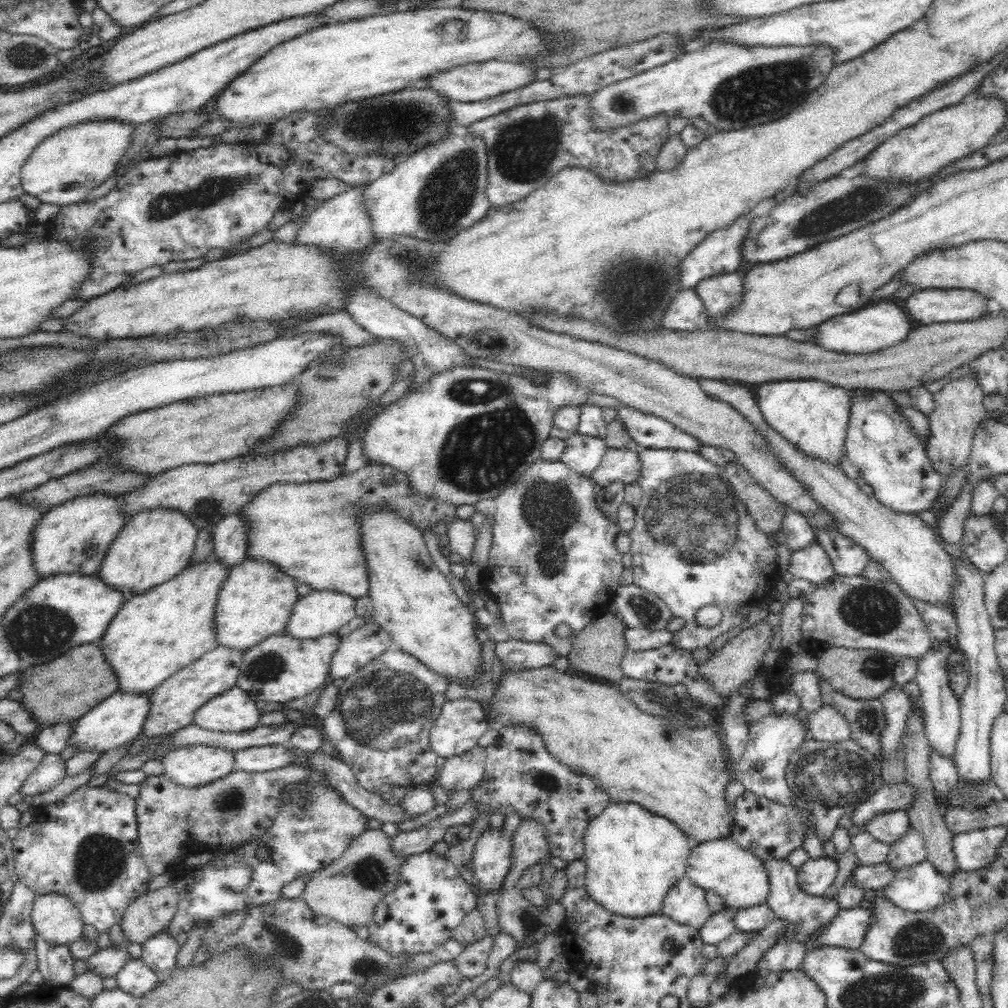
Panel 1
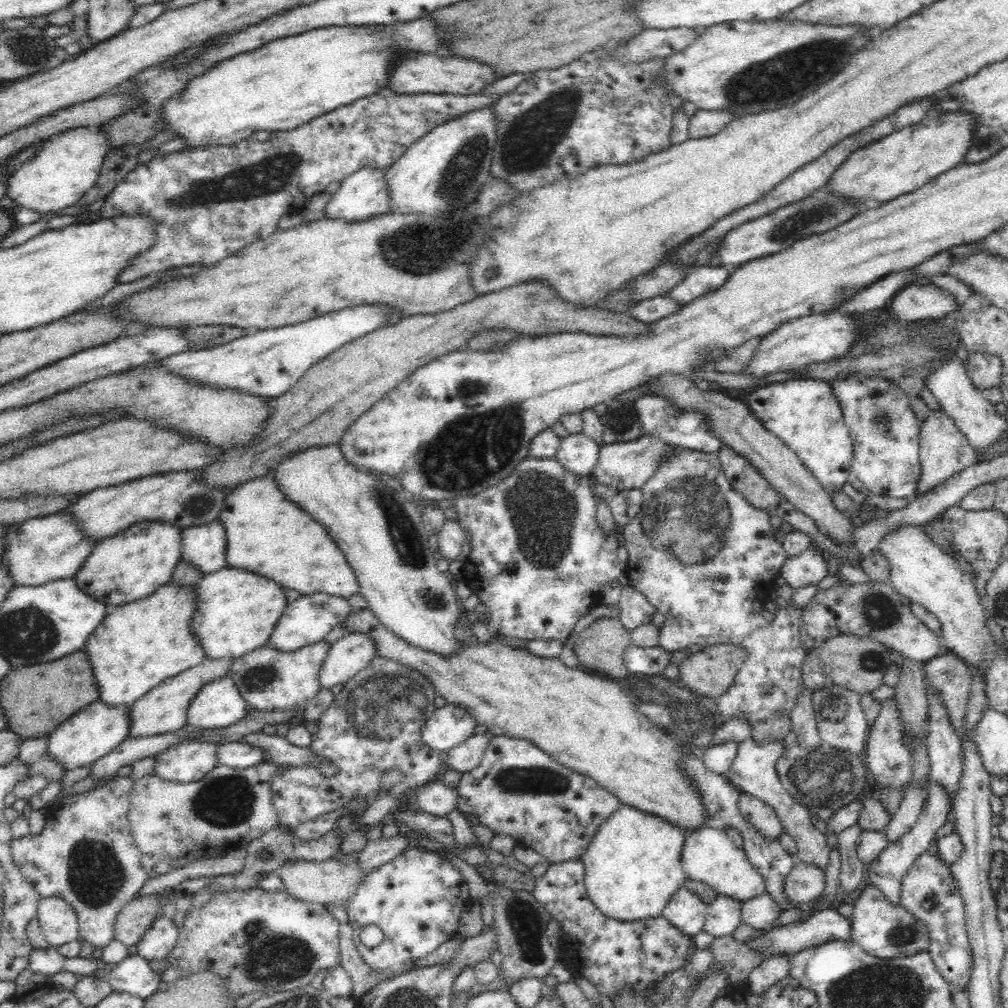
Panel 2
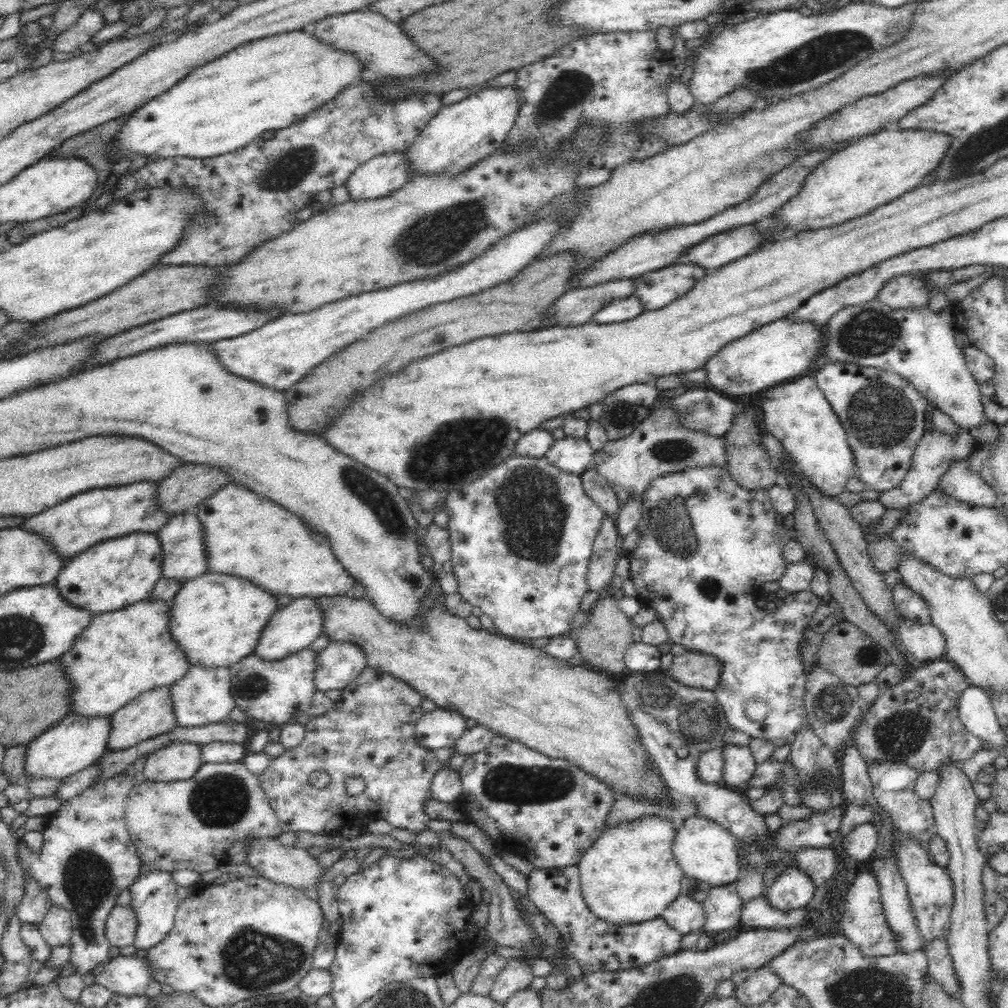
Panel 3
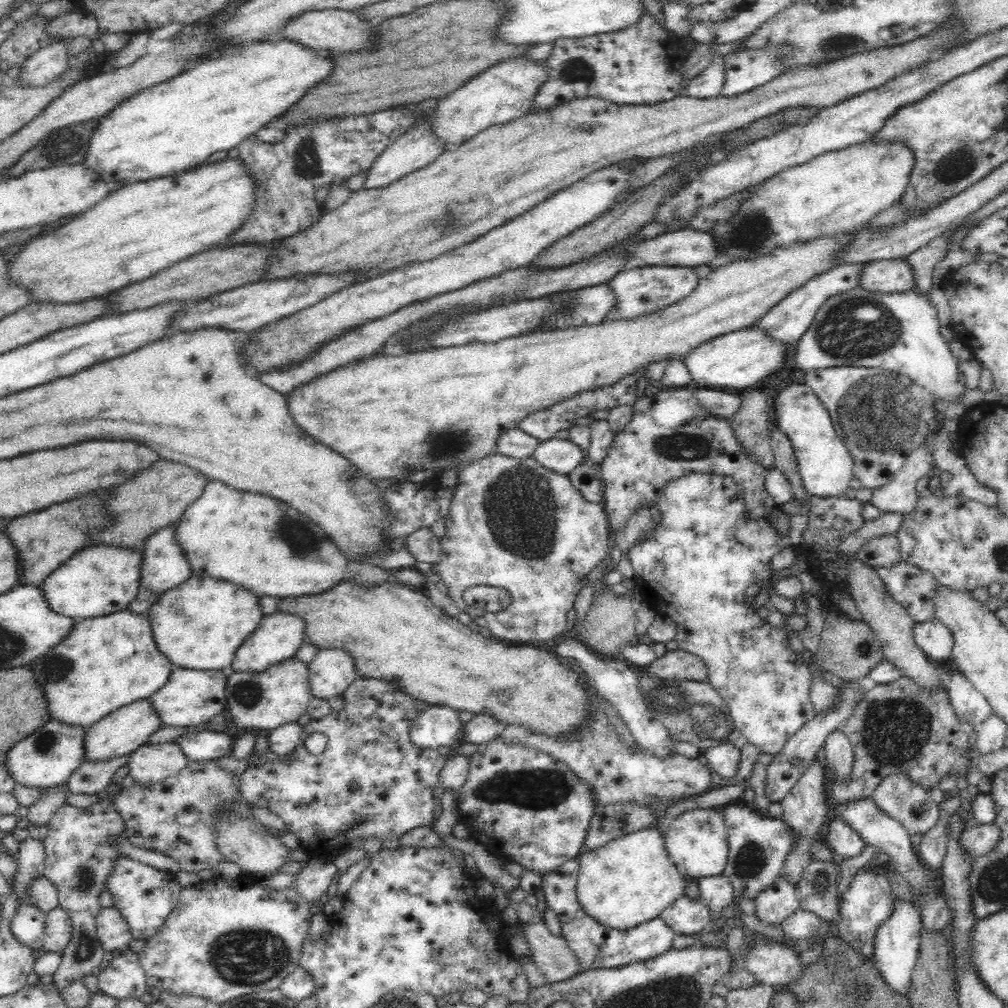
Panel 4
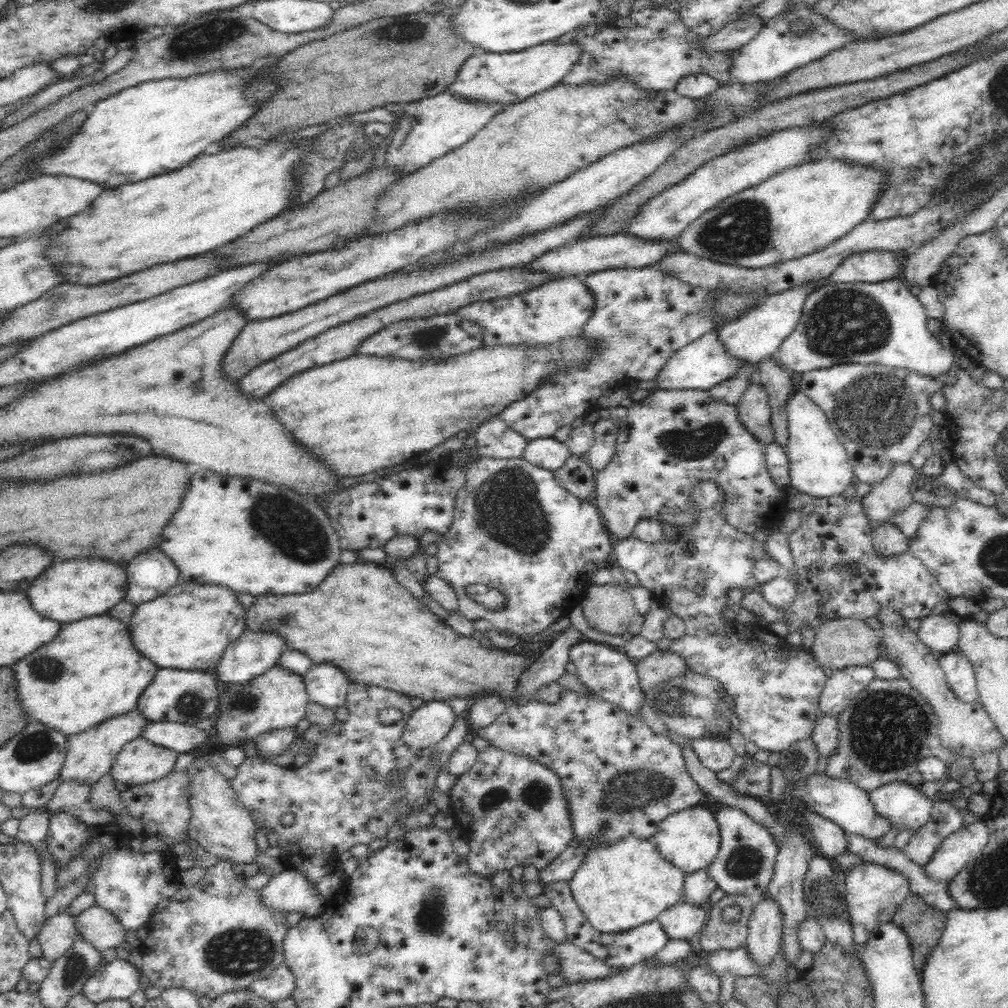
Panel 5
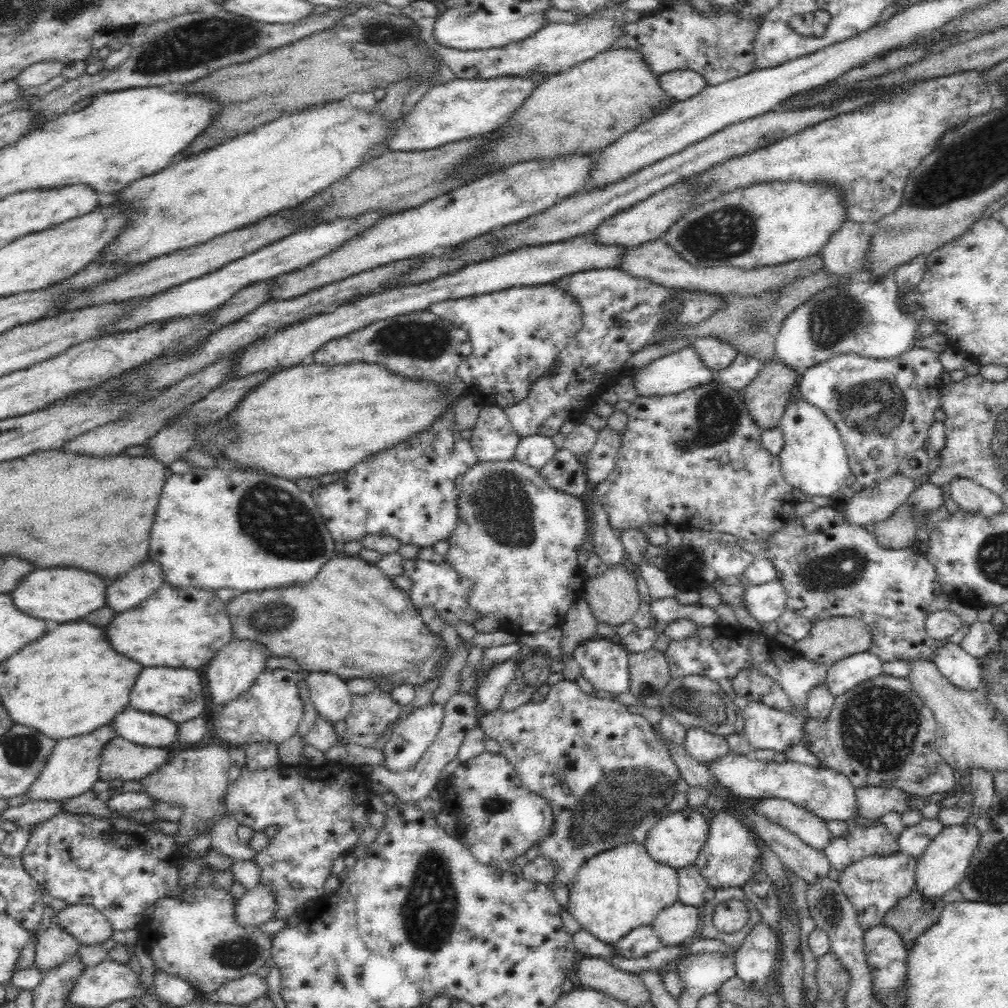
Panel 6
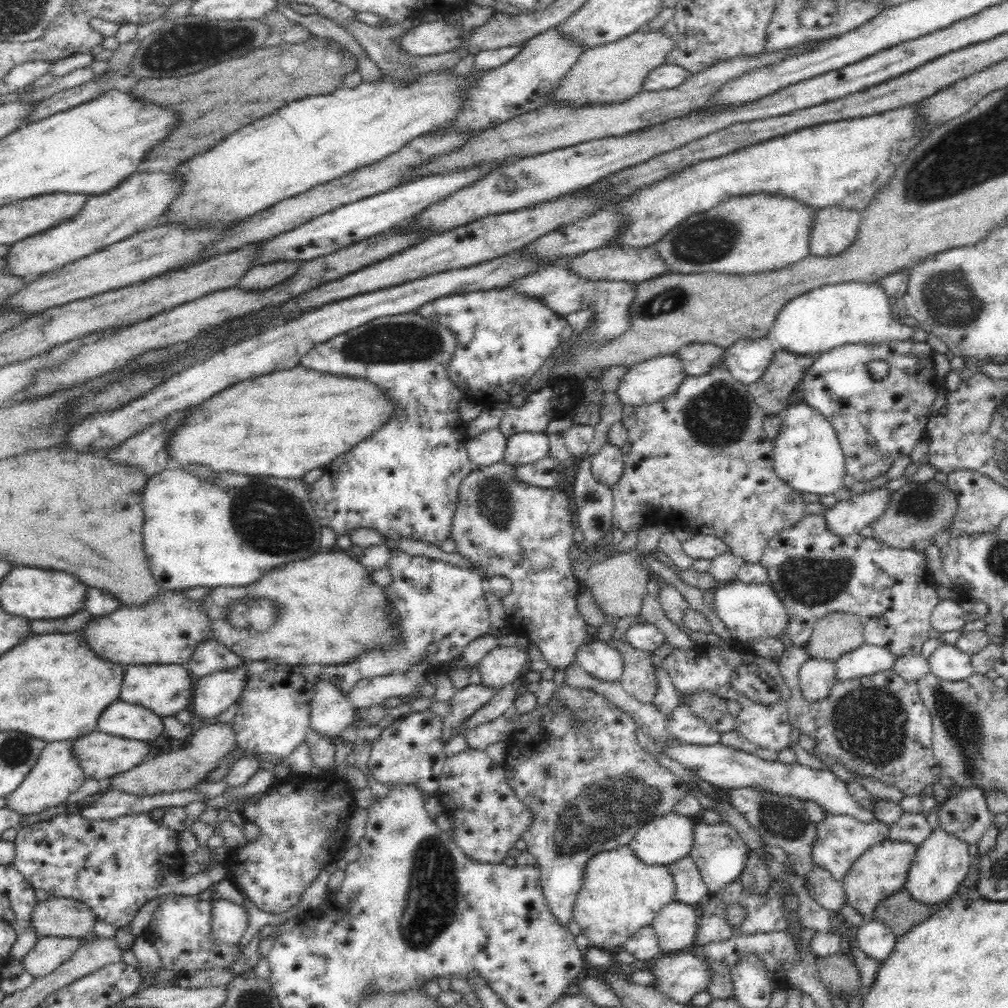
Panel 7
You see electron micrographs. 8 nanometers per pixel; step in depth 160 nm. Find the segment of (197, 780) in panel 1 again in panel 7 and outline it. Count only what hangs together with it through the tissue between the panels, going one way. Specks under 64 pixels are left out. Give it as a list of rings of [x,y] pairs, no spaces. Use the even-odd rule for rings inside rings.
[[[97,729],[85,736],[72,740],[72,755],[75,756],[83,771],[85,779],[100,781],[110,779],[116,774],[127,772],[136,767],[140,762],[145,762],[153,756],[153,745],[145,741],[126,739],[98,731]]]

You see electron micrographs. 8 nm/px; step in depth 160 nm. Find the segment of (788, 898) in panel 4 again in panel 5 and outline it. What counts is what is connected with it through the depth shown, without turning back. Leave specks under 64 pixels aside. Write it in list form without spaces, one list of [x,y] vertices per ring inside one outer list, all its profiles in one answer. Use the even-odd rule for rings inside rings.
[[[770,896],[753,905],[744,947],[756,965],[767,967],[779,953],[782,936],[782,915]]]

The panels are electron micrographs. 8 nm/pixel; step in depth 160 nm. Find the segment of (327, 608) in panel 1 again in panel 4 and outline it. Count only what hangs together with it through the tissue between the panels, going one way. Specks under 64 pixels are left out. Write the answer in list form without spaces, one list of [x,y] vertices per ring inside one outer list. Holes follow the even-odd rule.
[[[275,611],[263,615],[256,630],[236,648],[230,670],[234,672],[262,672],[273,664],[280,663],[296,654],[296,650],[303,644],[304,621],[296,615]]]

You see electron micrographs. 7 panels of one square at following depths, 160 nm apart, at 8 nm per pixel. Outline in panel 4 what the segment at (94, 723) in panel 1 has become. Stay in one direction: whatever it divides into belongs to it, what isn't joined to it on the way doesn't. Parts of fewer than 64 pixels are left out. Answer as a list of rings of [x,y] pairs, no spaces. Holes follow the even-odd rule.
[[[50,719],[33,734],[14,744],[6,753],[5,770],[18,784],[46,789],[64,785],[84,761],[85,728],[73,728]]]

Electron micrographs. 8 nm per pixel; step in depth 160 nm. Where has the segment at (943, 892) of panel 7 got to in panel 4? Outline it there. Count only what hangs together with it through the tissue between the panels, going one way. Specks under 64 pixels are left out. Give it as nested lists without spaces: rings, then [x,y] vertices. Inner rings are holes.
[[[979,824],[963,830],[959,846],[974,860],[976,857],[990,853],[996,847],[999,835],[998,825]]]

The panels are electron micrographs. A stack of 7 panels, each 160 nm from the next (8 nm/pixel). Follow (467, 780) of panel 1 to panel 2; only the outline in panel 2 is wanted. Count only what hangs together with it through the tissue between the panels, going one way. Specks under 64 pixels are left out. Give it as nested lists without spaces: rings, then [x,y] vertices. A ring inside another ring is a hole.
[[[486,731],[485,734],[474,734],[460,745],[447,751],[445,768],[458,771],[460,775],[472,771],[480,765],[483,754],[492,738],[492,734]]]

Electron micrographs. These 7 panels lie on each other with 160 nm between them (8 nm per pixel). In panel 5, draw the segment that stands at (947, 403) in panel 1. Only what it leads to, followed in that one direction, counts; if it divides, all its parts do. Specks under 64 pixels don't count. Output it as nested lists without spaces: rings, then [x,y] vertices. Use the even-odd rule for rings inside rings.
[[[910,463],[896,465],[884,478],[884,480],[870,485],[870,491],[860,498],[864,514],[868,515],[870,520],[881,522],[888,521],[896,513],[906,510],[913,500],[914,468]]]

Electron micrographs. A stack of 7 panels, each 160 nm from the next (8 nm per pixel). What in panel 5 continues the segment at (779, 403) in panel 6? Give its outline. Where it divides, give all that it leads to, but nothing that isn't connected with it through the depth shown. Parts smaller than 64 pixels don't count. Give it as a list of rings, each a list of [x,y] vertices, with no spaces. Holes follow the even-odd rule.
[[[755,383],[748,386],[736,404],[740,422],[765,445],[775,440],[769,402],[768,391]]]

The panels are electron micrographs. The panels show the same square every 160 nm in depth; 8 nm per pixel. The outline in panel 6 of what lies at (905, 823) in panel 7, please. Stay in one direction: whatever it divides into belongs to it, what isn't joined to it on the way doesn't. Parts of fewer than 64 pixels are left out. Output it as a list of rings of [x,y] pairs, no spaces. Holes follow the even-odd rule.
[[[924,817],[917,824],[905,826],[904,831],[898,839],[896,838],[899,851],[918,858],[944,827],[945,825],[942,825],[936,817],[933,819]]]

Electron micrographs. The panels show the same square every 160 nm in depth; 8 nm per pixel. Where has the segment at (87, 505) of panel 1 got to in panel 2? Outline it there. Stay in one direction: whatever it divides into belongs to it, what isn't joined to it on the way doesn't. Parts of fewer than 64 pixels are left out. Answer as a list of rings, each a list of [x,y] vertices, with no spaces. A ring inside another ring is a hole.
[[[52,513],[14,523],[4,534],[2,563],[16,586],[40,586],[51,580],[72,578],[96,541],[88,539],[70,515]]]

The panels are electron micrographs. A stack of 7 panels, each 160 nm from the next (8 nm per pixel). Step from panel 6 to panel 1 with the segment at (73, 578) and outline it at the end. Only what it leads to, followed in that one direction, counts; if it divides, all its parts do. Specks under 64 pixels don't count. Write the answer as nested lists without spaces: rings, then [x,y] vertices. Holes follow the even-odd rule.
[[[162,507],[140,511],[126,521],[126,524],[120,528],[118,536],[108,544],[108,552],[102,564],[98,566],[98,572],[94,572],[94,577],[100,579],[104,585],[124,593],[126,599],[132,594],[142,595],[143,592],[150,591],[151,588],[170,580],[188,567],[198,533],[199,529],[180,511]]]

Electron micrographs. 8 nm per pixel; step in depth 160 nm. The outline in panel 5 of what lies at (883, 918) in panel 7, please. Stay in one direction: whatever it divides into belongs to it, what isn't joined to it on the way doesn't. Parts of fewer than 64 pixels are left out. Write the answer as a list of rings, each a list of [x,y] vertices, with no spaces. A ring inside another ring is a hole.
[[[916,893],[908,895],[894,913],[891,921],[908,935],[913,963],[919,973],[922,972],[922,966],[924,966],[924,960],[926,960],[928,952],[936,946],[936,940],[942,936],[942,932],[944,932],[944,928],[946,928],[946,920],[947,912],[928,906],[928,904],[924,902],[924,899]]]

